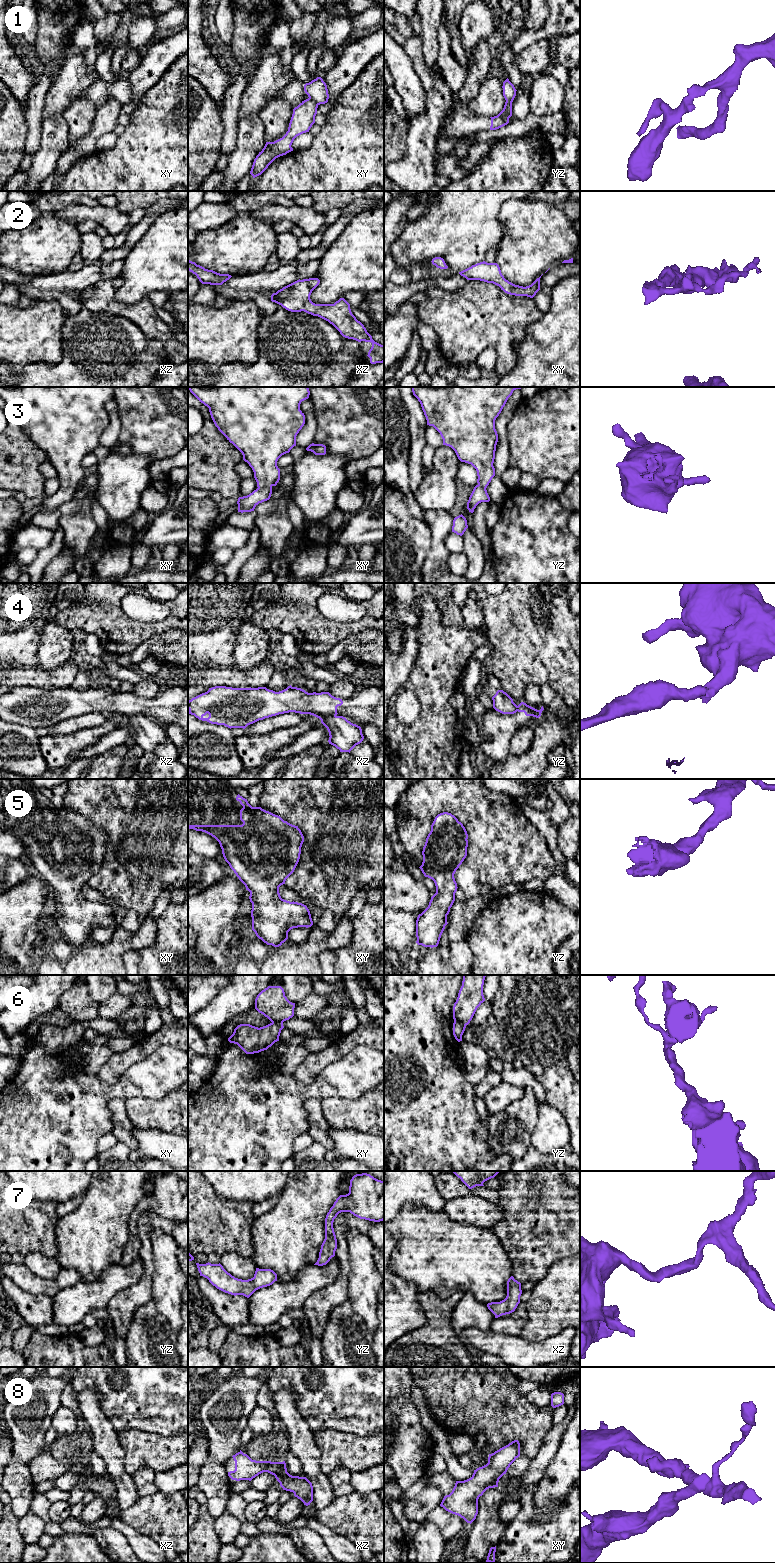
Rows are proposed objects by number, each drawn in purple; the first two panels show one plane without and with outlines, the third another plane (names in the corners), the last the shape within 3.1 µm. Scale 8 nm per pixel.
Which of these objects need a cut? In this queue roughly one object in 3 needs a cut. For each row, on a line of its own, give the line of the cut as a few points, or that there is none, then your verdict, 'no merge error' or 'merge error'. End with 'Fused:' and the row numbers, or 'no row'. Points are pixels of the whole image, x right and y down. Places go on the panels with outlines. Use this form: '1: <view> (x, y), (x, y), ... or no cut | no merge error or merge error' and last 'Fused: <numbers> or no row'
1: xy (309, 97), (318, 104) | merge error
2: no cut | no merge error
3: no cut | no merge error
4: xz (335, 715), (329, 715), (320, 719) | merge error
5: no cut | no merge error
6: yz (454, 1020), (460, 1021), (465, 1026) | merge error
7: no cut | no merge error
8: no cut | no merge error
Fused: 1, 4, 6

